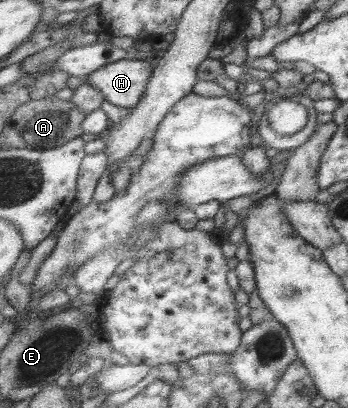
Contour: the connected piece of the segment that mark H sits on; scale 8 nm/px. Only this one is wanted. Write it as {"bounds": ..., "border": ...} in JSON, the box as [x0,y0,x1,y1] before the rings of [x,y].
{"bounds":[85,58,150,108],"border":[[[125,58],[100,66],[85,77],[85,82],[98,90],[105,102],[132,108],[142,99],[150,74],[146,60]]]}

